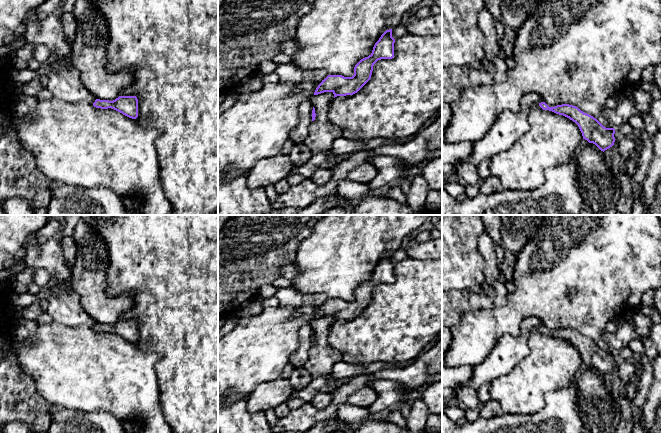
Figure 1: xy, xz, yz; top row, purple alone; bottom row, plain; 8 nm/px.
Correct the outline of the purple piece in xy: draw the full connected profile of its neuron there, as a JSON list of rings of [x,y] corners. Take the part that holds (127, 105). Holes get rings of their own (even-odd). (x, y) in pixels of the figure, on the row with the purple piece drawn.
[[[119,96],[113,101],[96,99],[93,106],[101,109],[114,109],[132,119],[138,117],[138,99],[136,96]]]

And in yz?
[[[545,102],[539,103],[539,106],[543,110],[563,115],[575,122],[582,133],[583,139],[595,144],[601,151],[604,152],[614,145],[615,129],[604,127],[596,118],[584,113],[578,107],[569,104],[549,107]]]

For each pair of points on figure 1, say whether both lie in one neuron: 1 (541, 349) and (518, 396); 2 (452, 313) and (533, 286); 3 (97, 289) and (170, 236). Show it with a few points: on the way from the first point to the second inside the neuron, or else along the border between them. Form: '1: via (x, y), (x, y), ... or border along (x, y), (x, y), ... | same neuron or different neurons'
1: via (541, 361), (541, 369), (527, 384) | same neuron
2: border along (508, 293), (503, 304), (486, 308) | different neurons
3: border along (108, 259), (106, 293), (110, 296), (125, 294) | different neurons

